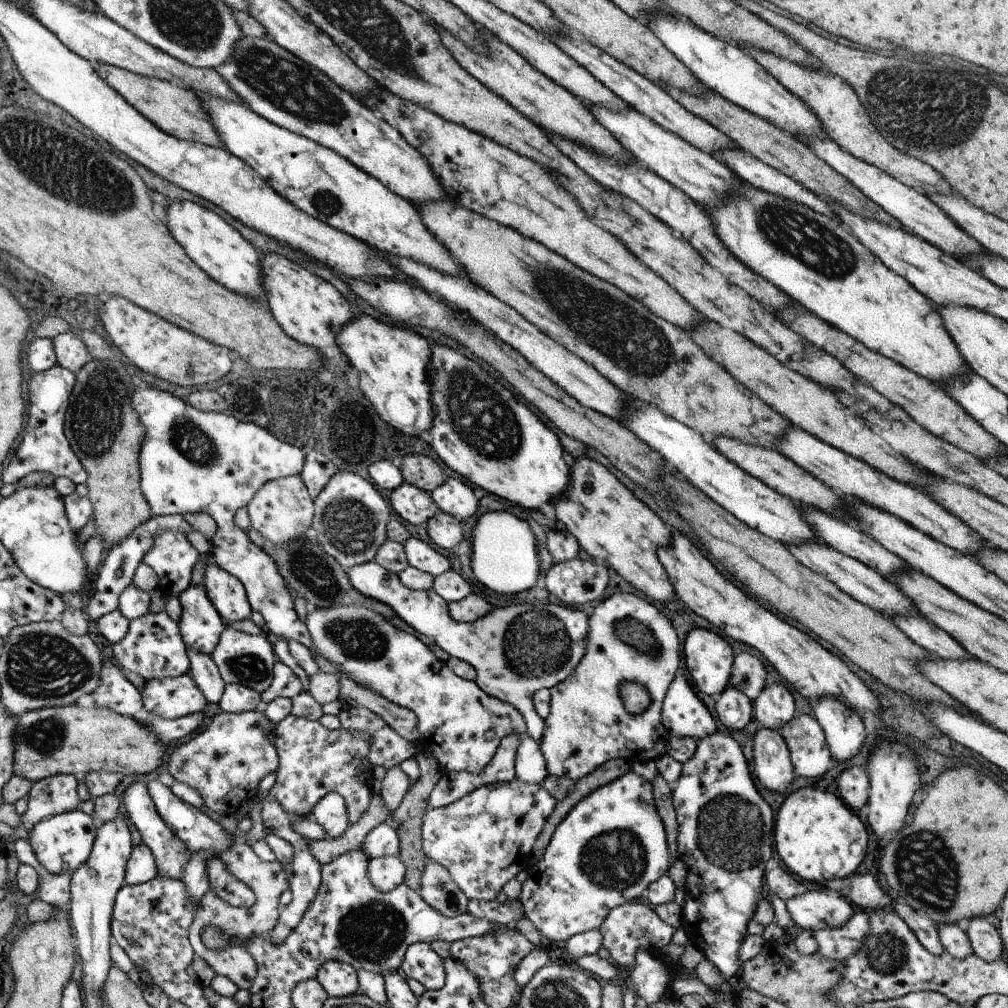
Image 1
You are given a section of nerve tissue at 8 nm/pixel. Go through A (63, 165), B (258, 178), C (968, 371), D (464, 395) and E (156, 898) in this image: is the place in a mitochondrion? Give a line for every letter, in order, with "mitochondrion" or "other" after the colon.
A: mitochondrion
B: other
C: other
D: mitochondrion
E: mitochondrion

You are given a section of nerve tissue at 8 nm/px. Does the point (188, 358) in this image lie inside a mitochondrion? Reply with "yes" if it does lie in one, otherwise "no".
yes

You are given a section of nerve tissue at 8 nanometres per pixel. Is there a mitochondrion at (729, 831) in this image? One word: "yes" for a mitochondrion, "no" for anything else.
yes

